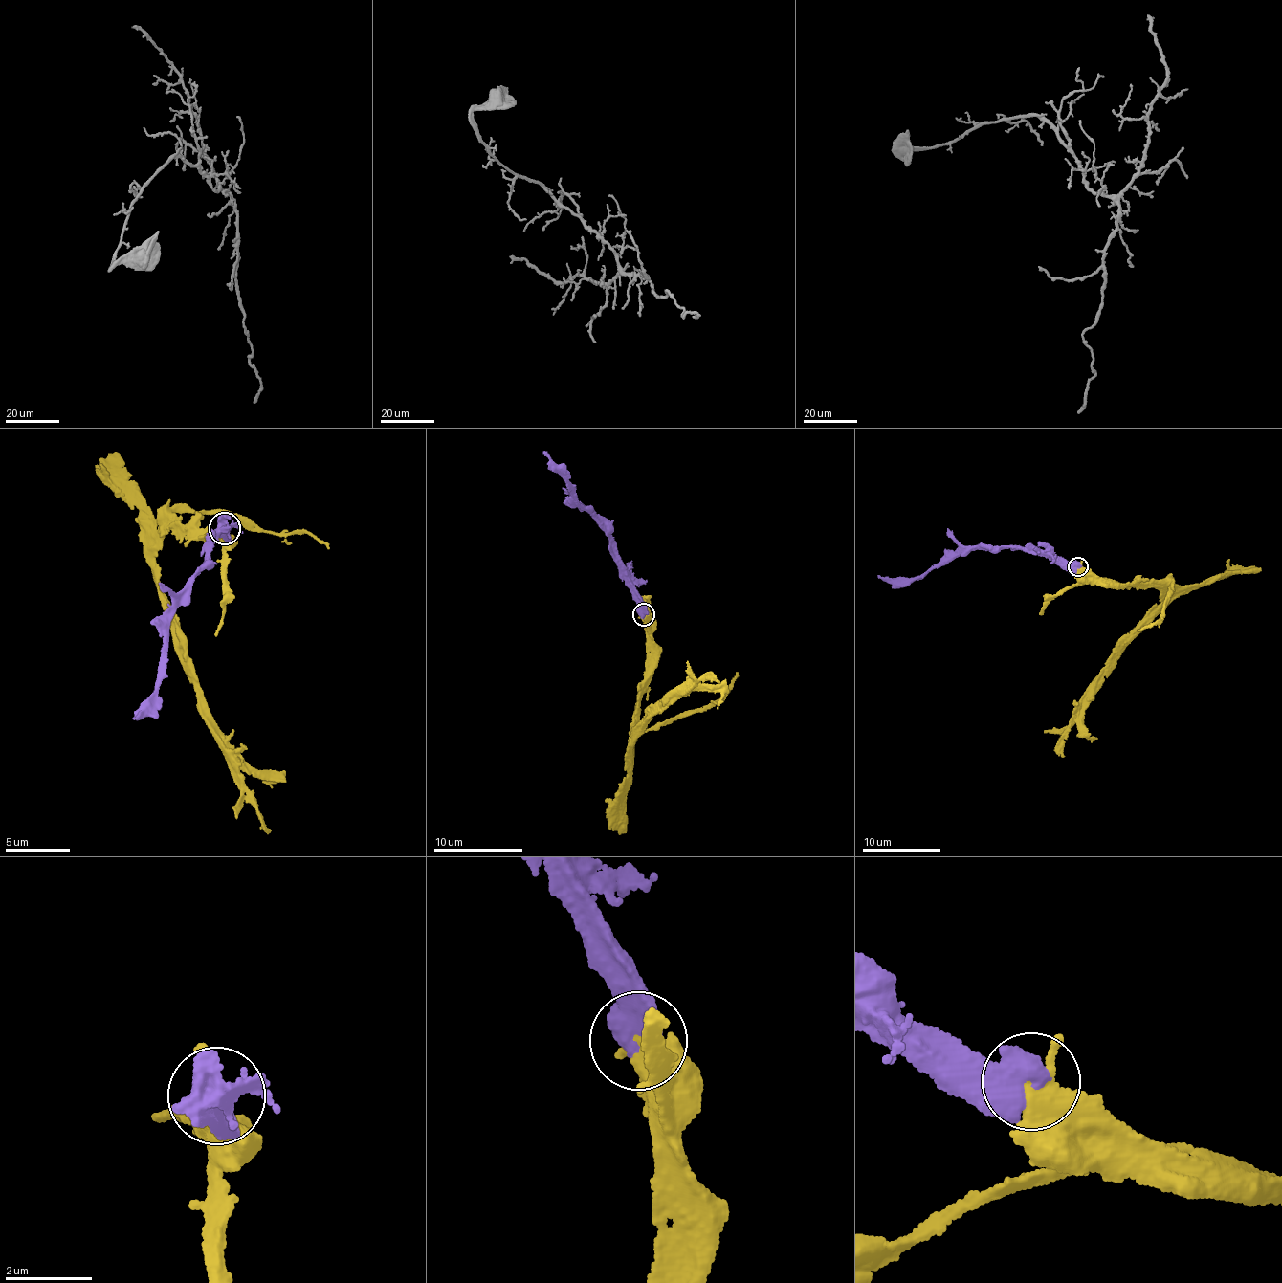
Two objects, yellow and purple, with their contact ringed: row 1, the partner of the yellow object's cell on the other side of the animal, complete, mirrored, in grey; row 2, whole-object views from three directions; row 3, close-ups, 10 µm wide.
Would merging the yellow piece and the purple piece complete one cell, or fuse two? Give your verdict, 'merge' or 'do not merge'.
merge

